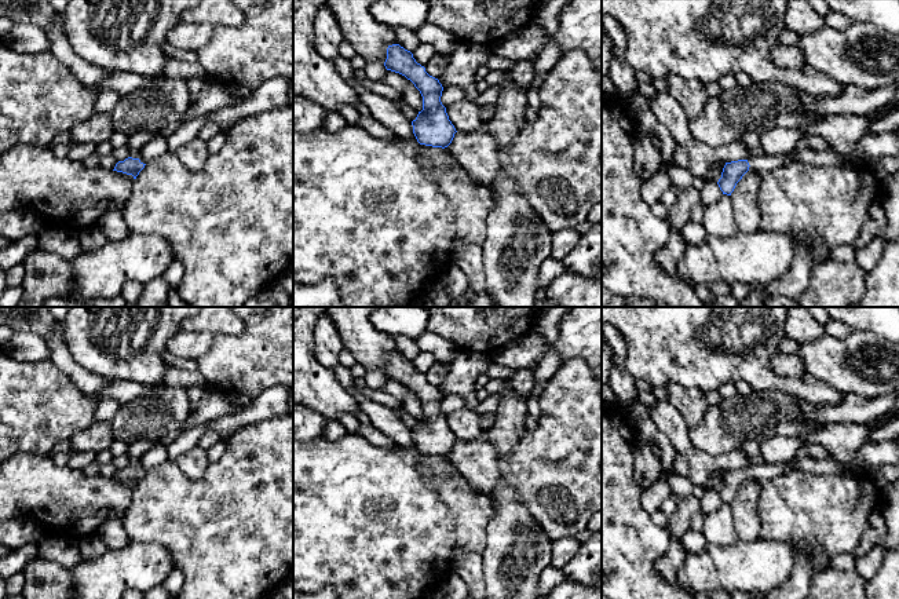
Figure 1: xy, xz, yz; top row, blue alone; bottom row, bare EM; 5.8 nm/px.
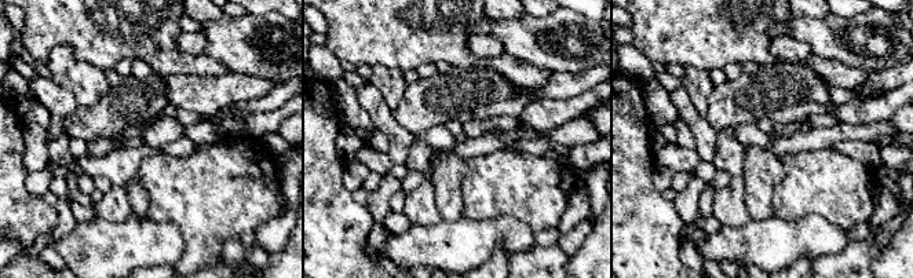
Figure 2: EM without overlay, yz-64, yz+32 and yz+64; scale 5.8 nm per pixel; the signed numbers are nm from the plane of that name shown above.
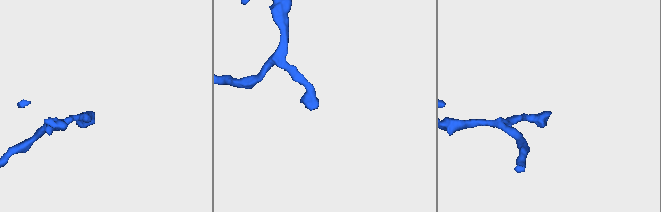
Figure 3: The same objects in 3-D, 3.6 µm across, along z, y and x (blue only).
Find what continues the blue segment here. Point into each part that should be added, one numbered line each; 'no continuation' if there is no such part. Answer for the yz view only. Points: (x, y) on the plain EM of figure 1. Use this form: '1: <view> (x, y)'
1: yz (760, 471)

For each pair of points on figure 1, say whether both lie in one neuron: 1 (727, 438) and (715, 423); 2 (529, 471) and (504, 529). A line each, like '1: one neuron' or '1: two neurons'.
1: one neuron
2: two neurons

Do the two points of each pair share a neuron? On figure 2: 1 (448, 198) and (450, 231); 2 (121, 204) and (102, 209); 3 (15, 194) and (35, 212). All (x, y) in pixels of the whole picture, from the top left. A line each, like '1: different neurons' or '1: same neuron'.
1: different neurons
2: same neuron
3: same neuron

